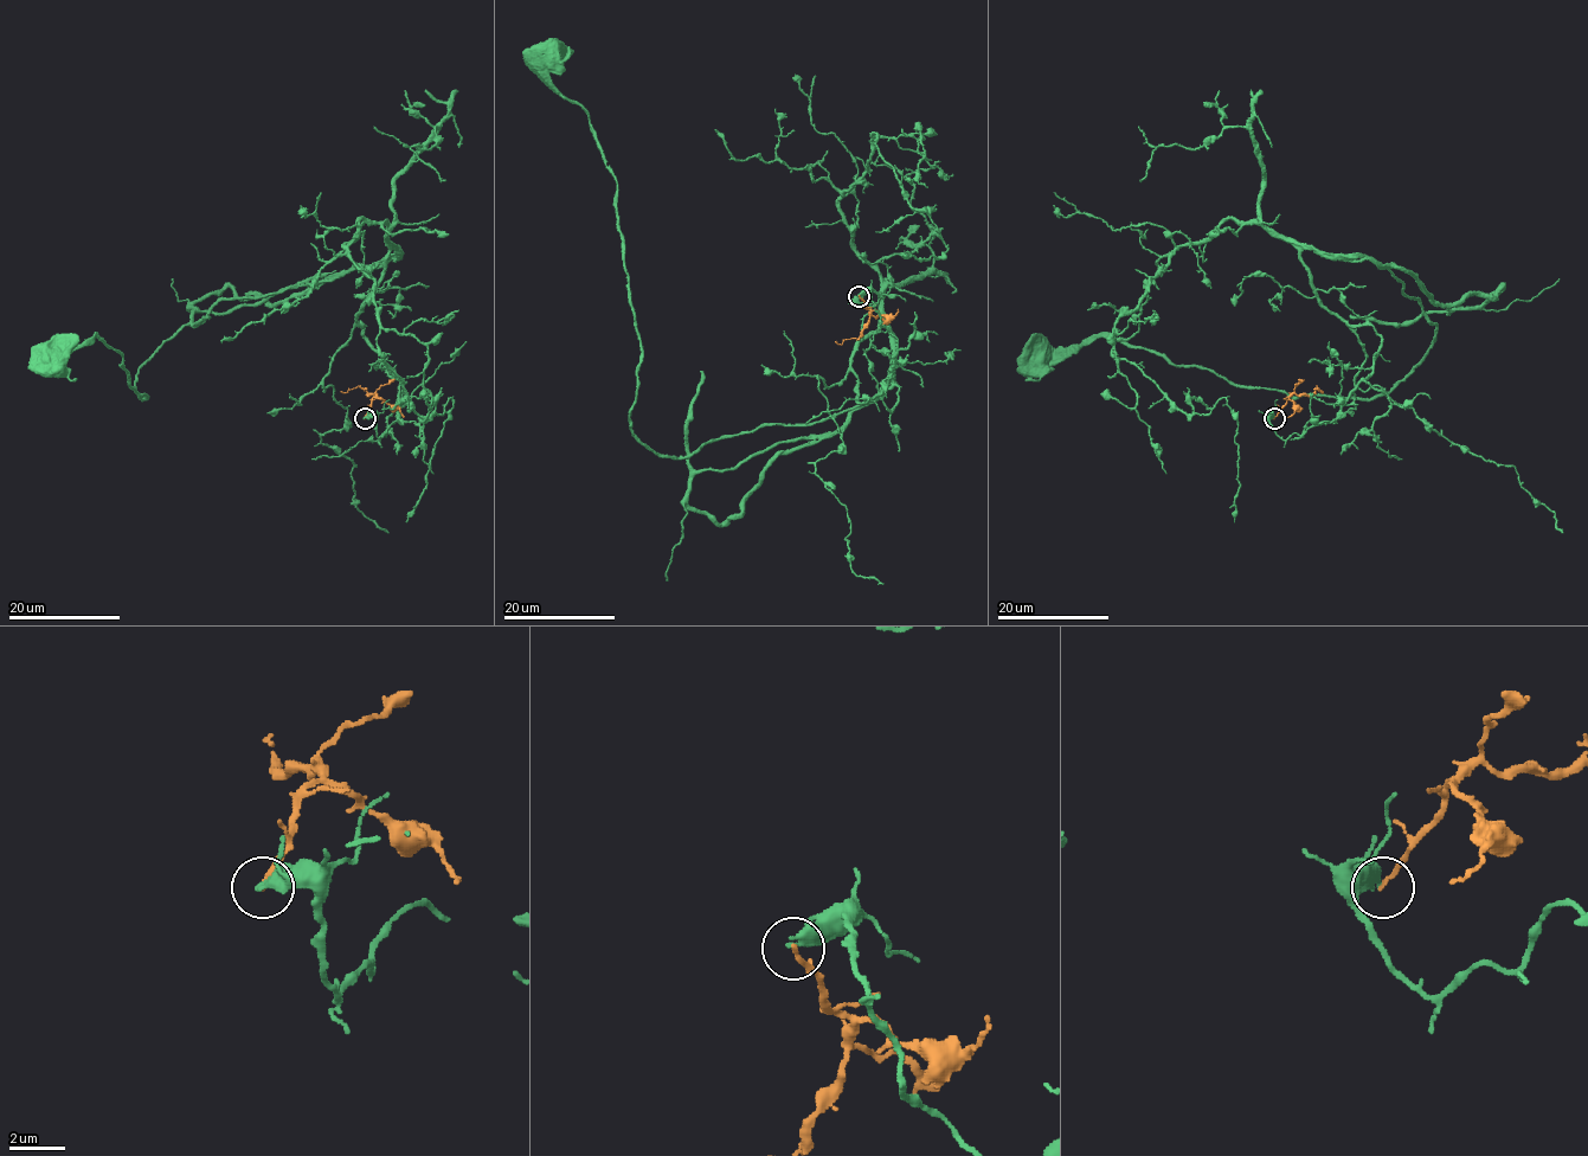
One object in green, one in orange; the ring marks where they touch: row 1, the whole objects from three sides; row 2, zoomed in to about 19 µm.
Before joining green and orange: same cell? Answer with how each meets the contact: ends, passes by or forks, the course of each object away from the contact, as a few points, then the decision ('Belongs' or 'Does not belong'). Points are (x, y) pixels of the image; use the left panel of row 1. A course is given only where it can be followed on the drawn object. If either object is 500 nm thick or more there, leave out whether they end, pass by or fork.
At the ring green ends. At the ring orange ends. Course of green: (364, 418), (403, 424), (357, 321), (392, 249), (222, 299), (136, 376), (143, 399), (96, 336), (51, 361). Course of orange: (365, 418), (375, 393), (367, 395), (357, 386), (341, 392). Does not belong

